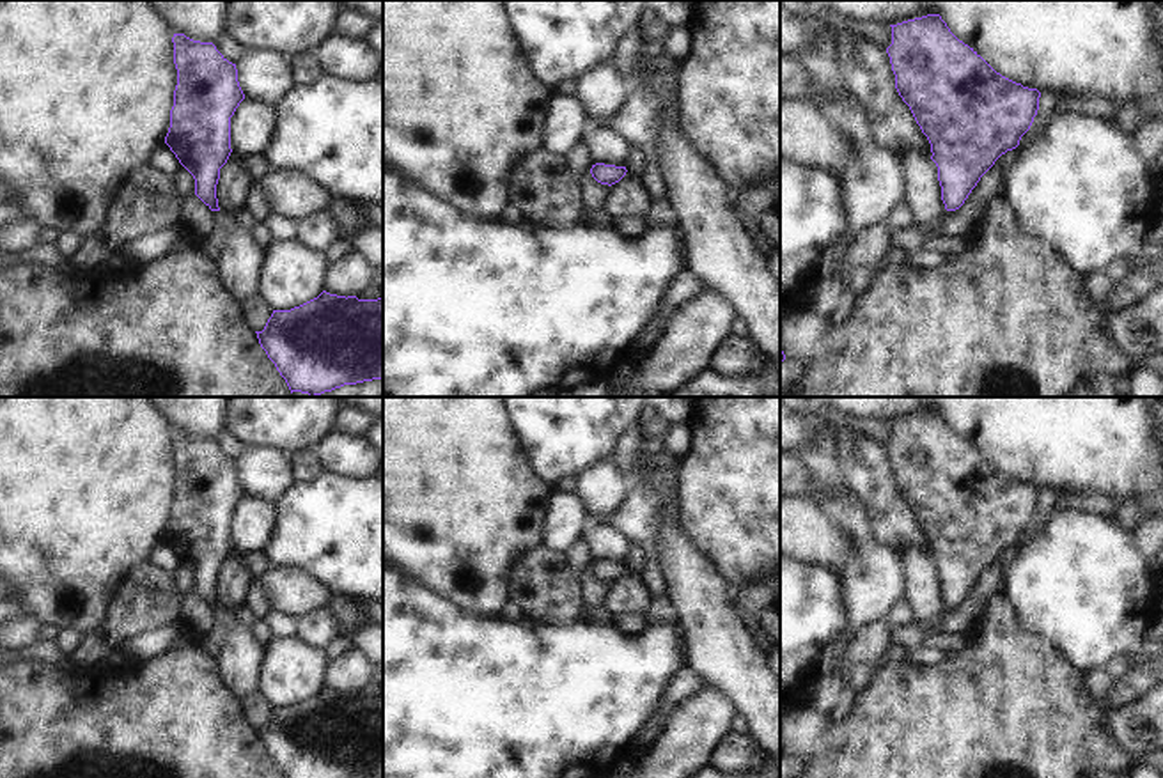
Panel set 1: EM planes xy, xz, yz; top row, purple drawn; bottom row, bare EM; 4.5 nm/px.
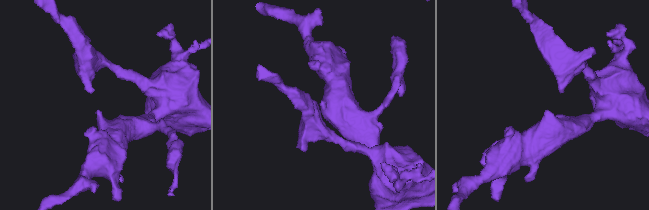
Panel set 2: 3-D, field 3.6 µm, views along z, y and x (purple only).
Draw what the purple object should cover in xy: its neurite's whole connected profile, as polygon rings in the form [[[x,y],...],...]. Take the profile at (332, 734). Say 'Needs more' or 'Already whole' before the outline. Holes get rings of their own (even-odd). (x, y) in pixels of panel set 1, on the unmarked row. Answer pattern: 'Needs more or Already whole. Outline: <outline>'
Already whole. Outline: [[[323,688],[317,695],[291,707],[273,707],[264,727],[255,730],[285,778],[383,778],[383,693],[358,696]]]

